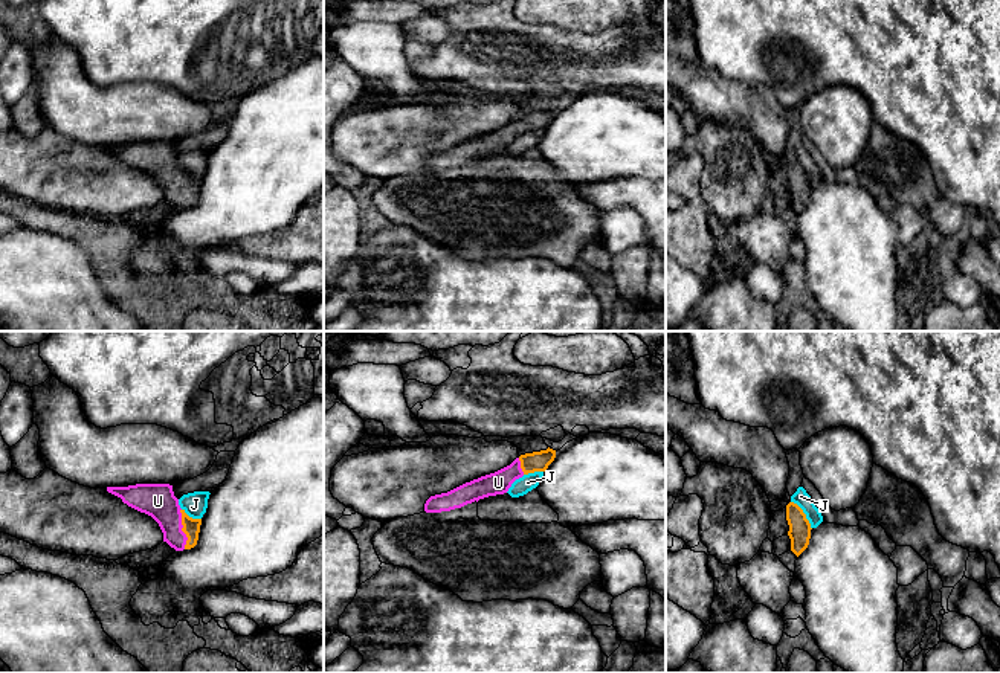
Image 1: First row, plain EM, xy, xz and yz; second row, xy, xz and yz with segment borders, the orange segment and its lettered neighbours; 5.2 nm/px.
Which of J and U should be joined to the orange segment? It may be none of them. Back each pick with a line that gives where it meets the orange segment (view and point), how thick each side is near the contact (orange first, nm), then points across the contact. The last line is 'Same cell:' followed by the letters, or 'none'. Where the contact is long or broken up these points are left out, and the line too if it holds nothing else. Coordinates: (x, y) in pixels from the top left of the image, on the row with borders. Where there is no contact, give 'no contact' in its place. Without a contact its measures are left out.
U: meets orange in xy at (182, 528); 100 nm thick on the orange side, 180 nm on the other; runs through xy (191, 527), (182, 528), (158, 501)
Same cell: U

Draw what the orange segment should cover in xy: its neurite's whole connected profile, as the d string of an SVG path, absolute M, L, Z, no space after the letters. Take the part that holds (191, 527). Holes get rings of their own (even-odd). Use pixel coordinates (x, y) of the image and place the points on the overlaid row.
M136 484L128 487L107 487L107 491L121 498L128 507L151 516L176 551L197 545L202 519L189 517L180 508L169 484Z

